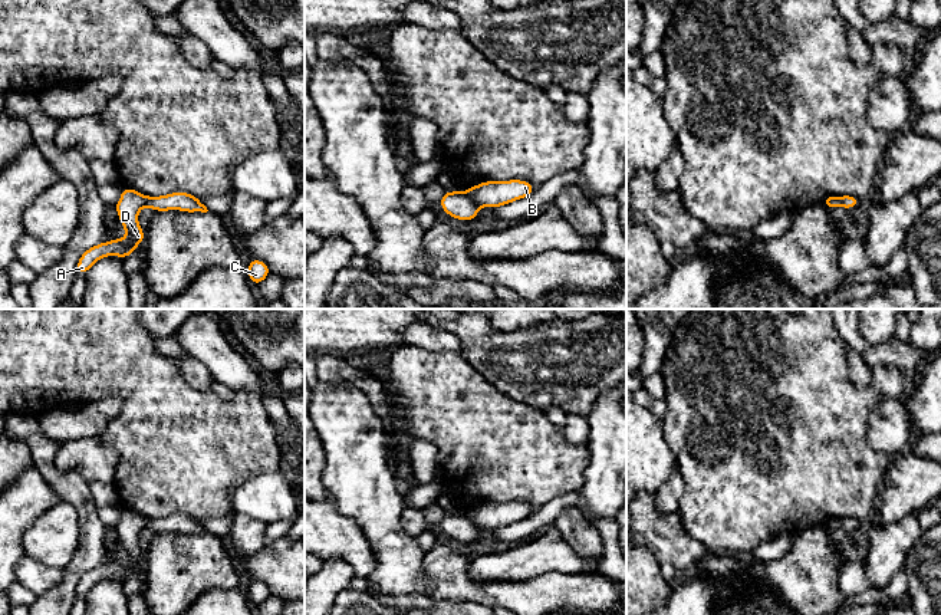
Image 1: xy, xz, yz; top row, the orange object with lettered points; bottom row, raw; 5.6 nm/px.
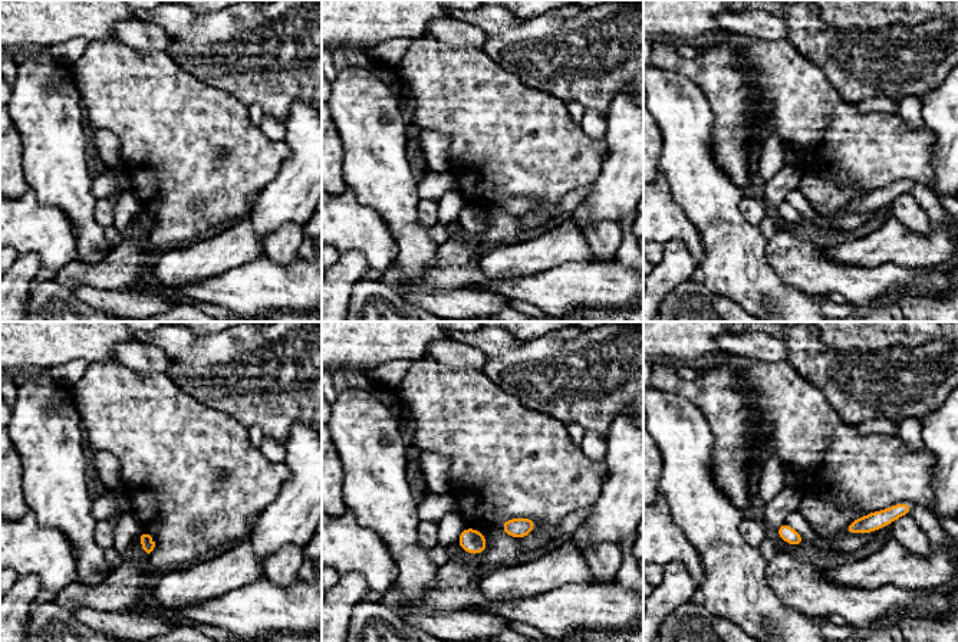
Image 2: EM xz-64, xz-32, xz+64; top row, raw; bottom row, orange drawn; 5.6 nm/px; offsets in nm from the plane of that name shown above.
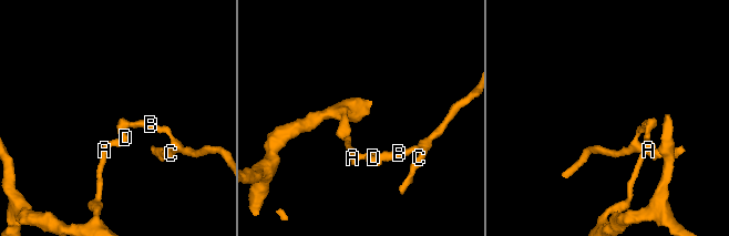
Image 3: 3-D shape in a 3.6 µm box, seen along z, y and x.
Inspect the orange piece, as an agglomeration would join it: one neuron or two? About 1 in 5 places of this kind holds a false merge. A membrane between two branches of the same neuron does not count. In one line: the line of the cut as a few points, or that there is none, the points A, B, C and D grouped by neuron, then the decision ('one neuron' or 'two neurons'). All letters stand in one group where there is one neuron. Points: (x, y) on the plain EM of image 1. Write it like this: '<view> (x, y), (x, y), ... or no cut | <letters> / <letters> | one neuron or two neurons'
xz (464, 515), (477, 529) | A D / B C | two neurons

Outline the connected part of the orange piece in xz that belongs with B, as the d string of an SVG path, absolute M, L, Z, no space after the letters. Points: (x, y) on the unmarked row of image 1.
M484 503L478 507L467 510L467 519L477 527L497 530L511 523L522 522L536 513L529 503Z

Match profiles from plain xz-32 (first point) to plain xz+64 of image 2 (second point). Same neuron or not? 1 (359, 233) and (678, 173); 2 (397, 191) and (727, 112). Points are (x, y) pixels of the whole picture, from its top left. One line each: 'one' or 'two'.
1: two
2: two

